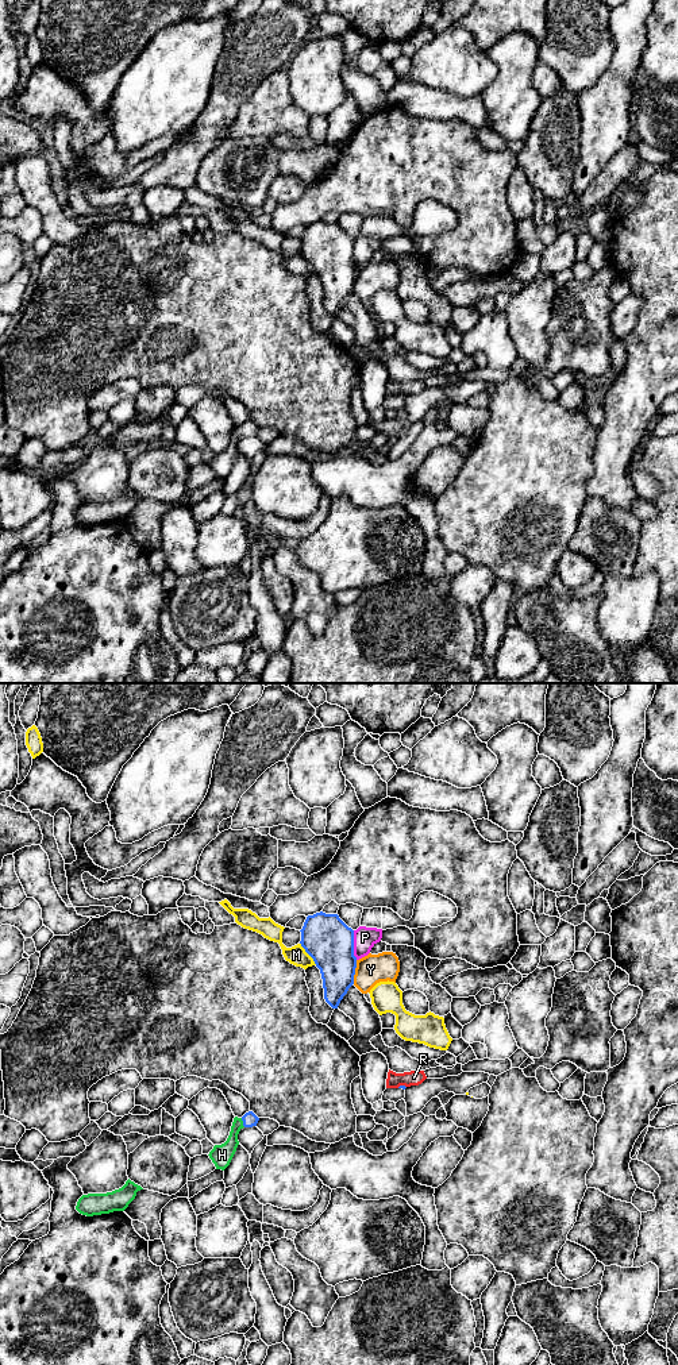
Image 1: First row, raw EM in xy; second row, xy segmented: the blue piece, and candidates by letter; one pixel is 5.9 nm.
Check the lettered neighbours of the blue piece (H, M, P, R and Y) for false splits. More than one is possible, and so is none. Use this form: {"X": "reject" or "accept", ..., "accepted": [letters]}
{"H": "accept", "M": "reject", "P": "reject", "R": "reject", "Y": "reject", "accepted": ["H"]}

